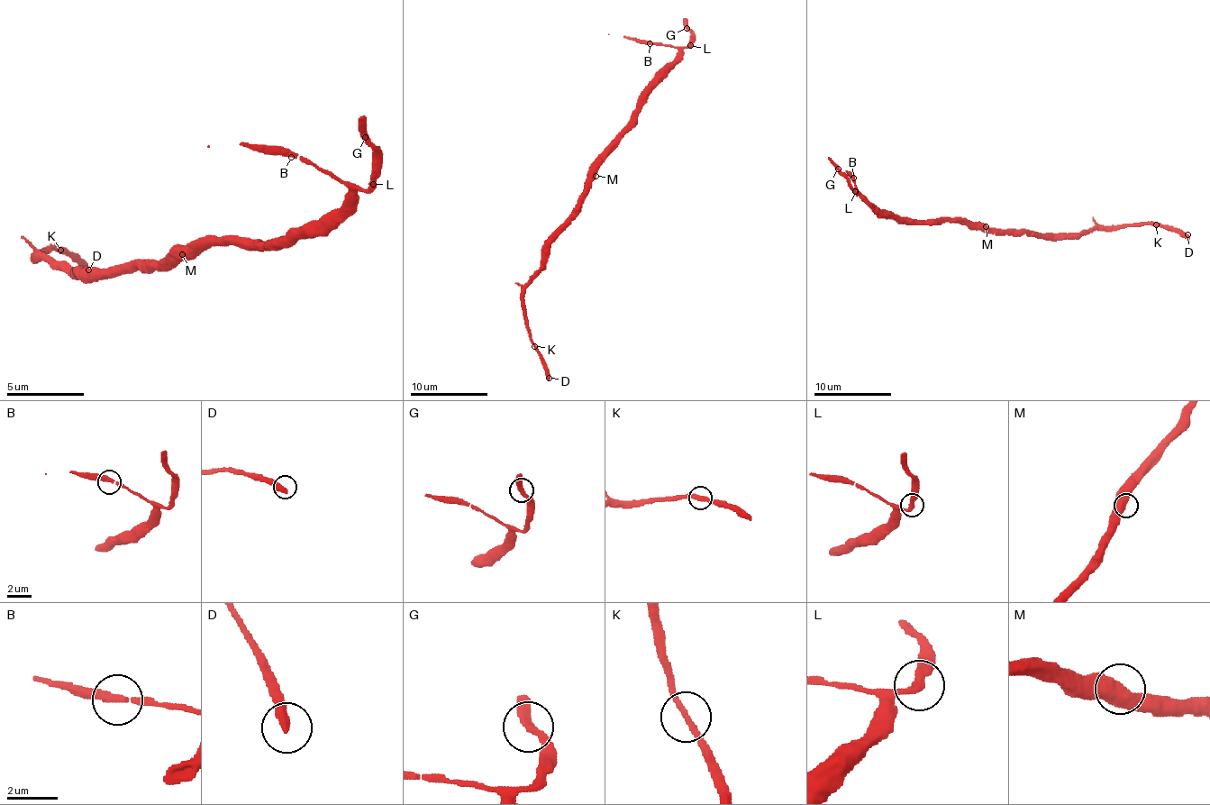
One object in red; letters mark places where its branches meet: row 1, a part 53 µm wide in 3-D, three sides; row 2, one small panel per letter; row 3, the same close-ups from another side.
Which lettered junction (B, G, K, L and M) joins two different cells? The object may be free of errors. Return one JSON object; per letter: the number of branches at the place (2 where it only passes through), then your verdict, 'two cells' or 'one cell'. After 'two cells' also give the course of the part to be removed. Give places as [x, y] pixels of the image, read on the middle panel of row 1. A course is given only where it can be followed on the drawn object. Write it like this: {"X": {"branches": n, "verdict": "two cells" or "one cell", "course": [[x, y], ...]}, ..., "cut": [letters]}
{"B": {"branches": 2, "verdict": "one cell"}, "G": {"branches": 2, "verdict": "one cell"}, "K": {"branches": 2, "verdict": "one cell"}, "L": {"branches": 2, "verdict": "one cell"}, "M": {"branches": 2, "verdict": "one cell"}, "cut": []}

